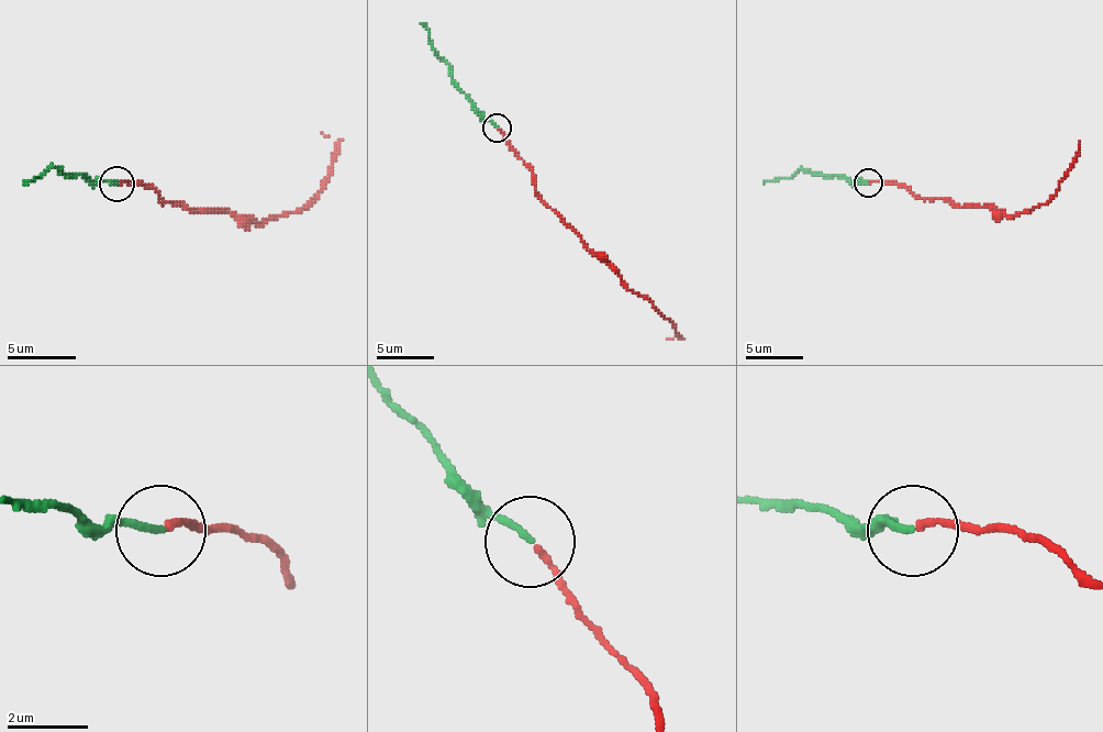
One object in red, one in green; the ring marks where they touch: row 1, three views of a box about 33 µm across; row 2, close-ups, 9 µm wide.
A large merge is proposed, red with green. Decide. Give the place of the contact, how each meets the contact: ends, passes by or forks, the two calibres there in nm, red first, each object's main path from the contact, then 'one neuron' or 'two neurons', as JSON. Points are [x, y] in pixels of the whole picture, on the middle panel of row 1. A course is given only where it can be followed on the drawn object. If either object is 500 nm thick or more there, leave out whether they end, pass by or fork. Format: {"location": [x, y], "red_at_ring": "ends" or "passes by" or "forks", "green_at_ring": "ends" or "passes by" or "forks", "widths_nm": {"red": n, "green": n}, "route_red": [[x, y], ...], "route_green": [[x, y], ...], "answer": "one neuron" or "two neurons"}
{"location": [497, 128], "red_at_ring": "ends", "green_at_ring": "ends", "widths_nm": {"red": 150, "green": 160}, "route_red": [[498, 130], [535, 181], [535, 192], [664, 315], [678, 335], [667, 339]], "route_green": [[498, 126], [457, 86], [421, 23]], "answer": "one neuron"}

